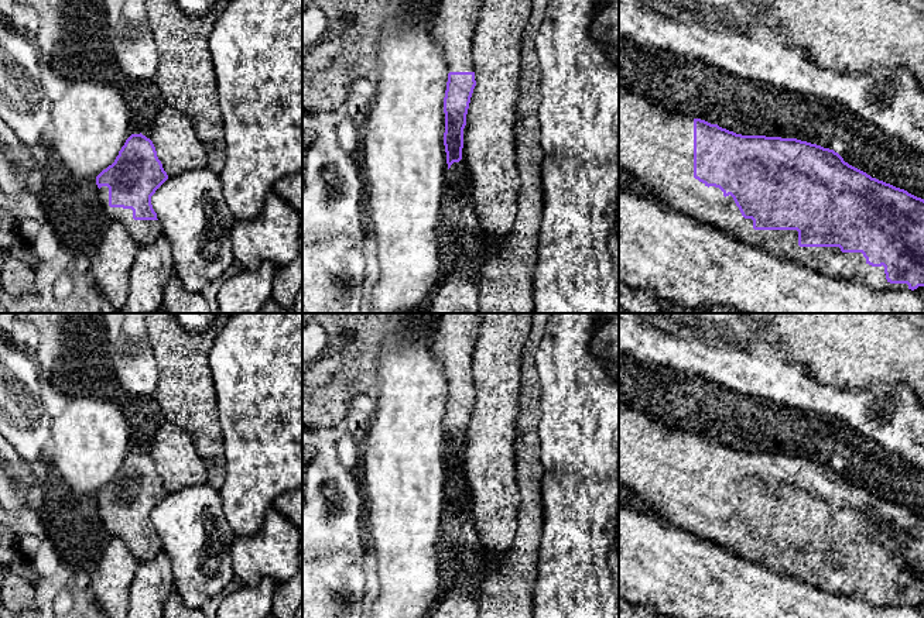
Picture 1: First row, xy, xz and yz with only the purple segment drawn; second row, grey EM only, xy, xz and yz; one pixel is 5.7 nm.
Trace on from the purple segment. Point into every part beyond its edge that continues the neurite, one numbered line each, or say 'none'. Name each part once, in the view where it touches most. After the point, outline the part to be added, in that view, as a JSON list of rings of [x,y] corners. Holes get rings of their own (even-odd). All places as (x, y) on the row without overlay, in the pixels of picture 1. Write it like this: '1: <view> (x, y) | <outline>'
1: yz (656, 463) | [[[619,406],[619,491],[624,488],[653,508],[661,522],[721,545],[750,562],[810,583],[825,593],[853,597],[873,607],[908,605],[907,600],[890,600],[884,583],[869,581],[862,569],[842,569],[839,563],[800,563],[797,546],[754,546],[753,536],[742,532],[730,511],[725,514],[719,504],[708,504],[694,494],[694,435]]]

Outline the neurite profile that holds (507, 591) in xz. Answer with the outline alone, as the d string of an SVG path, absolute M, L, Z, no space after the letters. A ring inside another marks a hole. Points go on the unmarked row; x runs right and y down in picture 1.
M534 313L523 351L520 412L514 439L514 478L520 494L517 531L509 553L486 567L479 595L479 618L534 618L534 588L543 538L540 484L544 473L540 459L541 389L535 351L544 337L548 316L550 313Z

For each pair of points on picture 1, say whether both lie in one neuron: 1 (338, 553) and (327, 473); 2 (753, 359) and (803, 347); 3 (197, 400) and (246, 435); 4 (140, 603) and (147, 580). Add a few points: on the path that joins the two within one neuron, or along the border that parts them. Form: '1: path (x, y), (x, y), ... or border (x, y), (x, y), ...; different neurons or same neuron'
1: path (318, 534), (317, 493); same neuron
2: border (762, 329), (773, 346), (808, 373); different neurons
3: border (212, 383), (223, 447); different neurons
4: path (146, 597), (147, 586); same neuron

